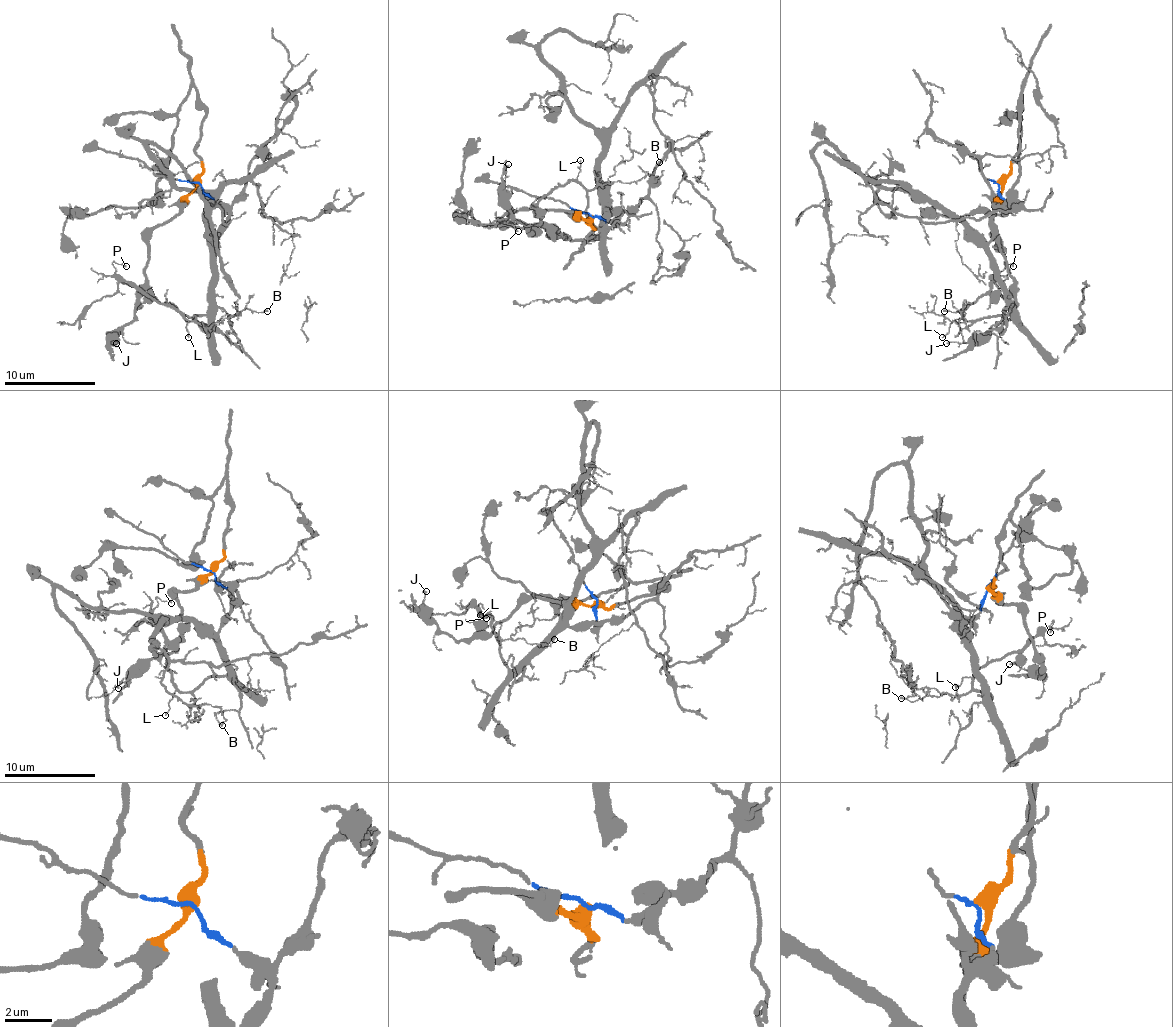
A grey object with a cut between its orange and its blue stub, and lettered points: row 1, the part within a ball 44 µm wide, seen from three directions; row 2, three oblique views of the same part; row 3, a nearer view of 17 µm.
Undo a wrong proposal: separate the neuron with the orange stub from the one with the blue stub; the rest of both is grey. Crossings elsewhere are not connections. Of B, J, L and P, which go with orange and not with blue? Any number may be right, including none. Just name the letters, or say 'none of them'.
J

